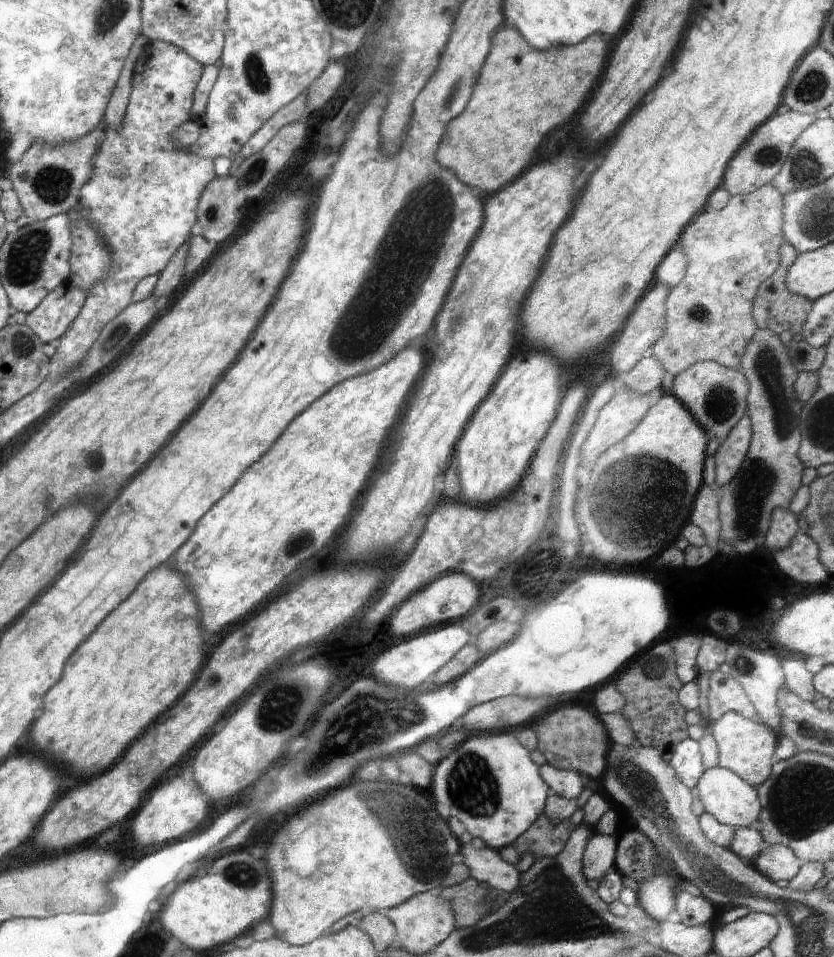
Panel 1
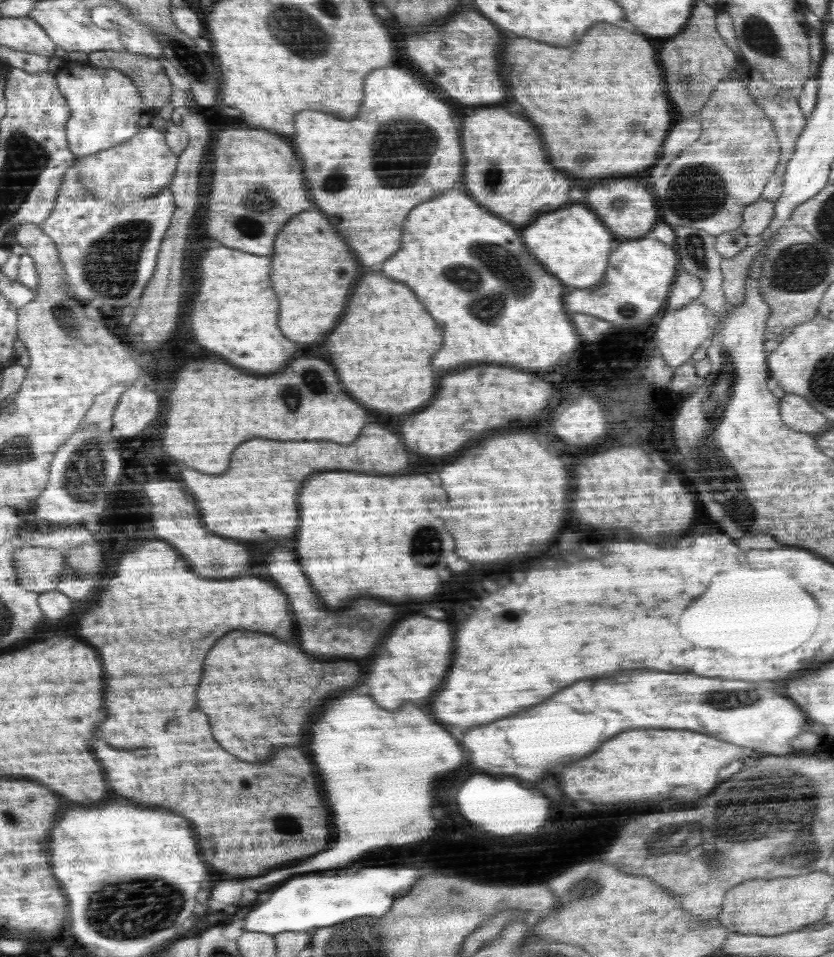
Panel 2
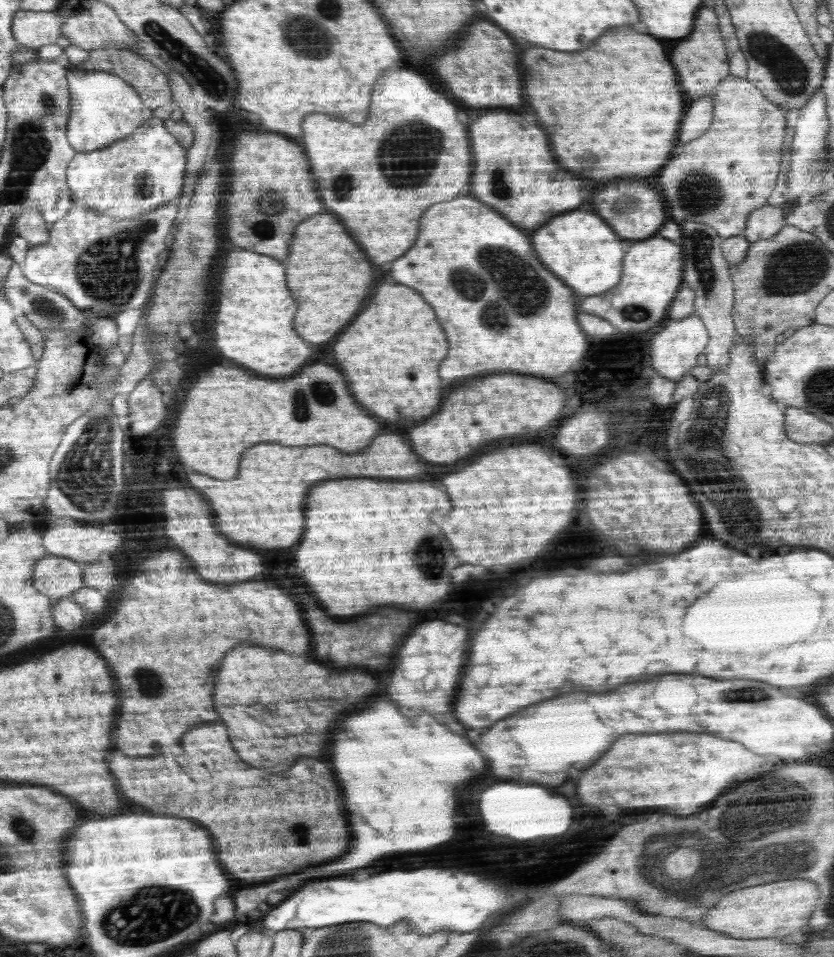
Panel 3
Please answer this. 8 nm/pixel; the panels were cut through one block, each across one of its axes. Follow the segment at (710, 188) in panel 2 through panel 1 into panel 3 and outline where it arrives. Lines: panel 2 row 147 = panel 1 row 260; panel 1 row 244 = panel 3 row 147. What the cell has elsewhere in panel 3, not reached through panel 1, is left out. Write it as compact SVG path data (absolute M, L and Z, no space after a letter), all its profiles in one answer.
M729 75L724 81L720 82L716 89L713 90L712 102L713 110L712 112L712 122L711 125L706 129L706 134L702 134L700 138L684 144L680 150L680 154L674 156L674 162L670 162L670 166L666 166L666 170L660 172L658 176L658 182L662 186L662 192L666 194L666 203L670 202L670 218L676 222L683 223L684 221L699 222L700 224L707 224L712 226L714 231L724 239L730 237L738 237L748 228L747 222L749 217L756 212L762 206L767 205L767 198L770 196L772 190L774 190L774 185L776 184L776 178L781 170L782 162L782 146L784 145L785 130L787 126L787 117L780 106L776 106L769 99L765 98L765 95L758 90L748 79L738 78Z

